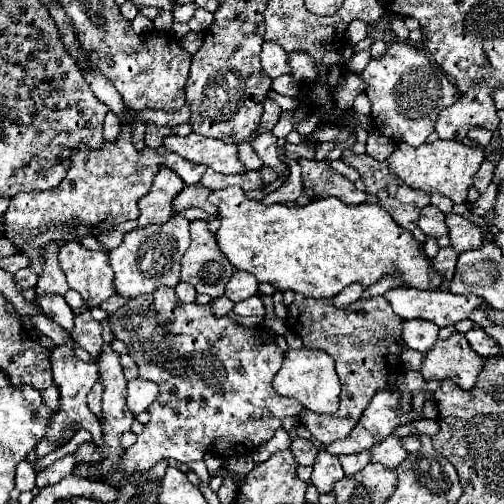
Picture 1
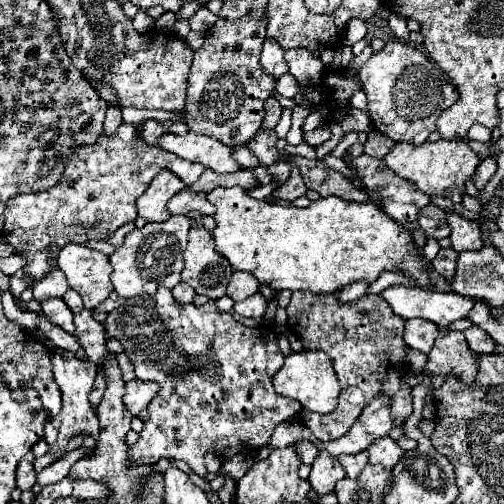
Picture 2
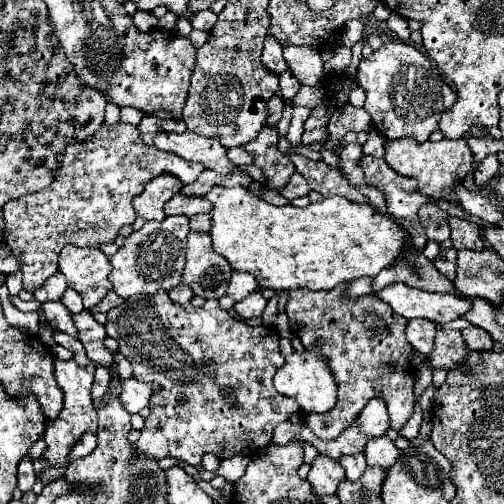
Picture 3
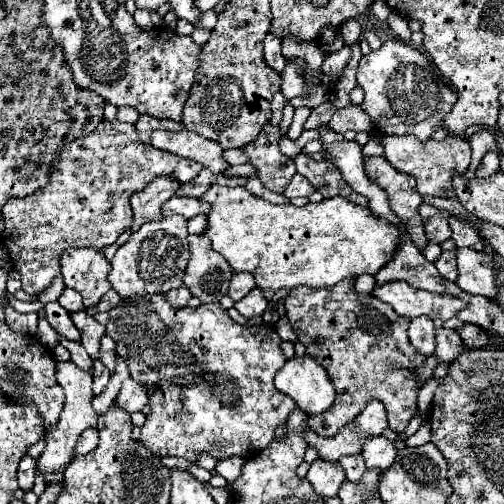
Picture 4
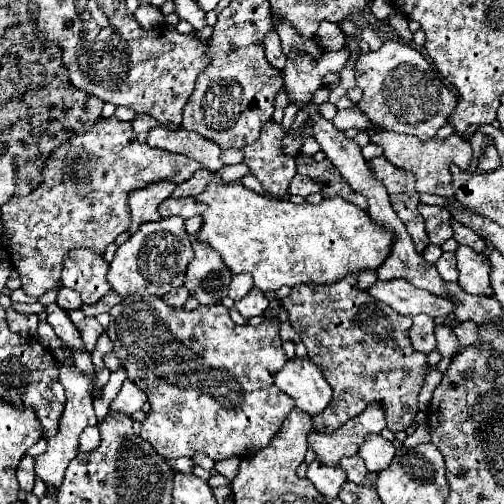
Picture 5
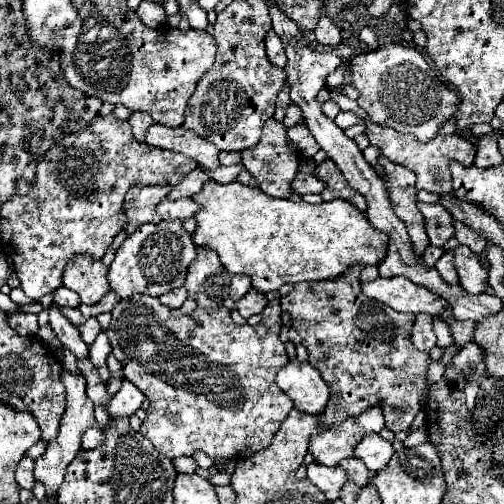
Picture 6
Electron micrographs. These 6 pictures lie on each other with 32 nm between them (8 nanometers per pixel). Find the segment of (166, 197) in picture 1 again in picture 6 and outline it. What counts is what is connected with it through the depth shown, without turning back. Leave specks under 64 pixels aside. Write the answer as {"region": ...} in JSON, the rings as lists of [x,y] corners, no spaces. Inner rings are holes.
{"region":[[[134,186],[128,190],[124,198],[124,214],[126,214],[126,234],[132,234],[142,224],[156,224],[160,216],[156,214],[156,204],[162,202],[172,186]]]}

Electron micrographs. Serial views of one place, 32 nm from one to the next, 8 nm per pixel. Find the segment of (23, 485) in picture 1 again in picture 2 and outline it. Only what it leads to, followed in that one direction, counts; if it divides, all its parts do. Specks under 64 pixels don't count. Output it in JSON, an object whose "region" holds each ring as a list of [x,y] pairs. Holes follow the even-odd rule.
{"region":[[[22,460],[18,464],[18,470],[16,470],[16,484],[20,490],[30,490],[34,484],[36,484],[36,472],[34,472],[34,466],[30,460]]]}

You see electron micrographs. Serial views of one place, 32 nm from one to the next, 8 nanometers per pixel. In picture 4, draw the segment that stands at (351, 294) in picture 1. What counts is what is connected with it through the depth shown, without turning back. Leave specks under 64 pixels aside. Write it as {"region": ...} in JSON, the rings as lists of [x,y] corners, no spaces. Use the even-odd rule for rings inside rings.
{"region":[[[360,274],[356,280],[354,280],[354,290],[356,292],[364,292],[368,294],[376,284],[376,278],[372,274]]]}

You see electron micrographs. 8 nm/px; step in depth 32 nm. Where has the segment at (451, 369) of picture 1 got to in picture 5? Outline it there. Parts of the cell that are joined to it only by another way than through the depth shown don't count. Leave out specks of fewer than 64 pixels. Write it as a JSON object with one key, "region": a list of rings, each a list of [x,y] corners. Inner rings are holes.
{"region":[[[436,324],[434,326],[436,338],[438,338],[438,350],[442,356],[454,356],[456,352],[460,352],[460,344],[456,340],[456,336],[452,334],[452,330],[446,324]]]}

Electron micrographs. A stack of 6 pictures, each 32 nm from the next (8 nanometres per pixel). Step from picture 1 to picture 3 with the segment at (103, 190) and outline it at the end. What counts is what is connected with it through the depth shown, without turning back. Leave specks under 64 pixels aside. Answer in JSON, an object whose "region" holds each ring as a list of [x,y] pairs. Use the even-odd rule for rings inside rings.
{"region":[[[124,122],[116,126],[102,124],[90,140],[68,144],[54,182],[48,188],[10,200],[2,208],[6,224],[2,240],[20,262],[24,290],[34,292],[58,272],[58,254],[64,246],[96,248],[100,244],[112,244],[118,232],[136,218],[132,196],[140,194],[152,178],[166,172],[182,184],[190,184],[202,170],[204,166],[198,162],[188,162],[172,152],[146,146],[138,130]]]}

